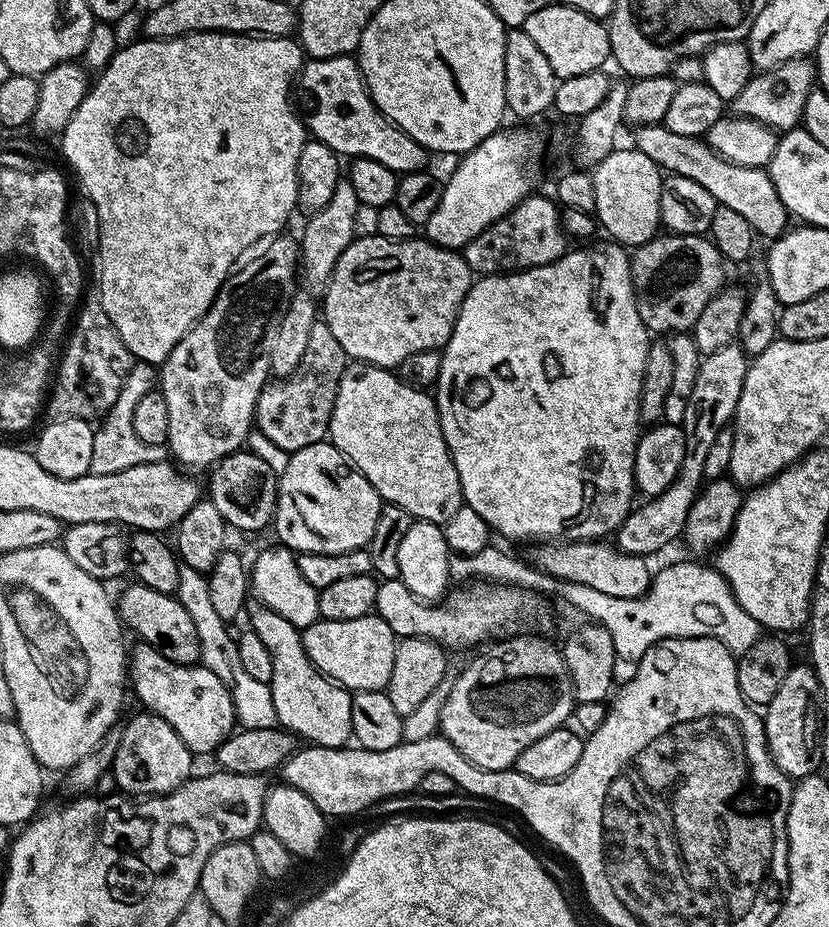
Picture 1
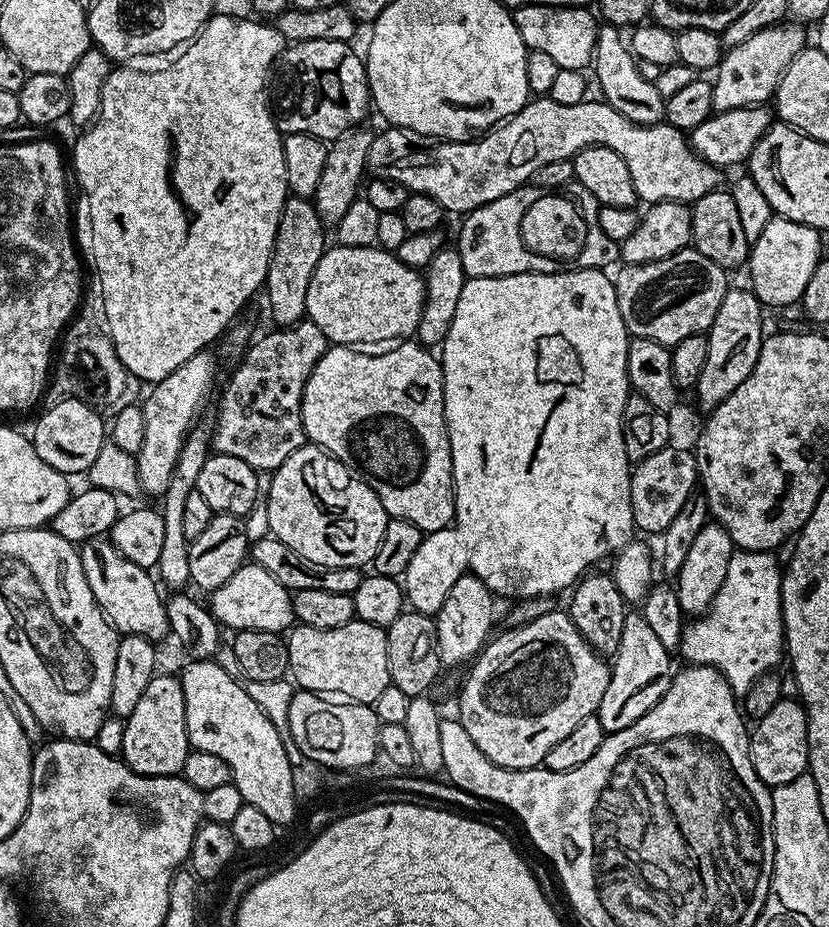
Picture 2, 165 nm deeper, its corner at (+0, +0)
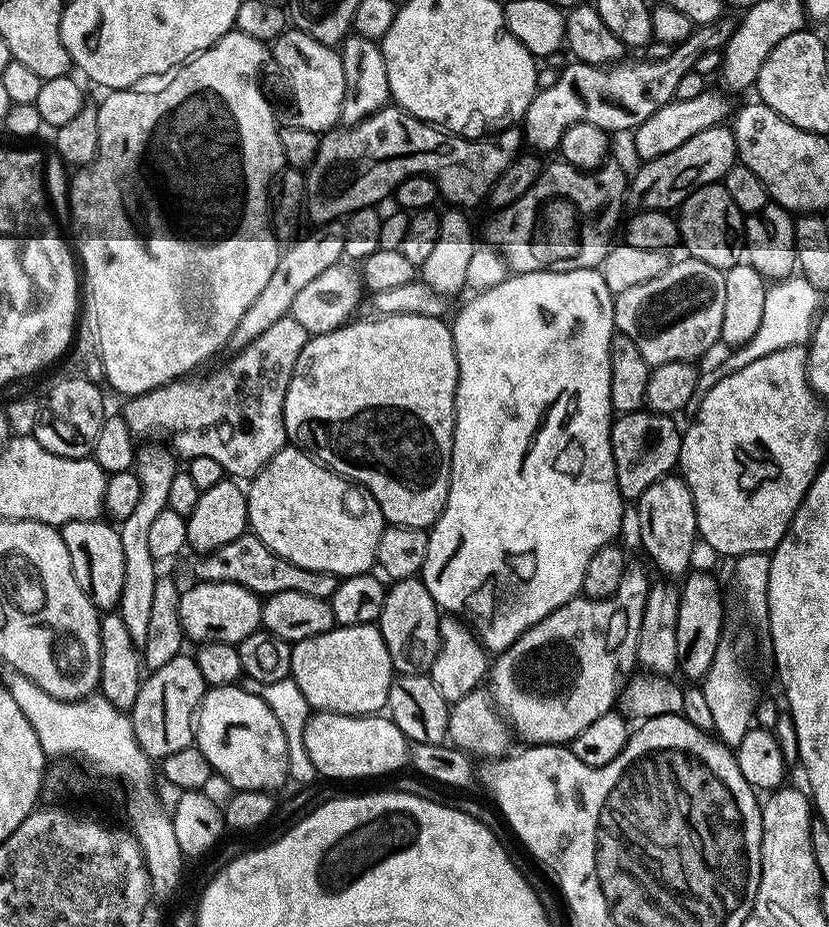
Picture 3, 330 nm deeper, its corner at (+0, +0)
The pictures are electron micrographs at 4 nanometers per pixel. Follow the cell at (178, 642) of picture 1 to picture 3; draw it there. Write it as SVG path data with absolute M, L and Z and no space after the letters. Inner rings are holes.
M103 519L75 520L59 525L59 529L62 542L66 542L66 550L70 550L70 566L74 566L74 578L78 578L78 586L82 586L96 609L112 610L122 598L126 582L126 557L122 555L119 531L111 523L104 523Z

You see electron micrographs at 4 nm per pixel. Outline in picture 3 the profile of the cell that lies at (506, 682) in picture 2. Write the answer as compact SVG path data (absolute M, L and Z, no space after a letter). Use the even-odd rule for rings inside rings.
M629 567L627 571L625 571L624 581L620 583L618 590L614 594L610 594L601 600L590 600L587 596L581 594L577 596L575 600L558 606L558 610L554 610L546 618L542 618L542 622L530 626L530 630L526 630L506 649L506 651L499 653L493 659L488 672L488 686L493 695L493 700L497 708L501 711L501 715L508 721L513 733L515 733L519 739L521 736L521 738L525 740L523 742L525 745L567 745L578 734L582 734L582 730L586 730L586 726L590 726L590 722L594 722L597 718L602 718L602 714L613 711L613 709L617 707L618 697L622 691L622 681L625 678L631 677L634 669L637 667L636 651L638 650L638 630L642 630L642 614L646 610L646 596L649 587L650 580L644 577L643 570Z

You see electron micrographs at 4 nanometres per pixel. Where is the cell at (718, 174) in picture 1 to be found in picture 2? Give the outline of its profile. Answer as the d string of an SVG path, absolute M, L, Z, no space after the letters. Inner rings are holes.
M601 25L597 29L592 70L596 72L598 84L605 103L612 105L620 114L639 125L663 123L666 117L666 98L658 93L655 83L640 74L638 63L629 45L621 38L619 29L612 25Z

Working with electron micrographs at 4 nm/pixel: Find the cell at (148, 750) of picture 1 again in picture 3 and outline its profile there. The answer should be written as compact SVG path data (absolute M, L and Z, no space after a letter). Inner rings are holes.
M181 654L170 658L166 666L151 669L143 677L138 690L138 702L130 713L134 726L134 738L149 760L159 762L178 750L193 747L196 710L206 691L202 673L196 665L195 655Z

